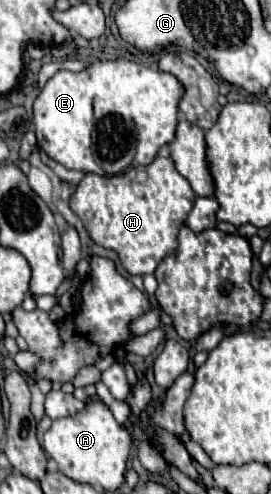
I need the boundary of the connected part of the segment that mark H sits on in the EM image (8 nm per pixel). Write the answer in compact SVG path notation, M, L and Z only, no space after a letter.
M157 156L151 164L117 176L85 174L71 196L71 210L81 218L93 242L115 250L129 274L143 276L153 274L157 264L177 248L177 234L193 200L195 192L175 170L173 160Z

